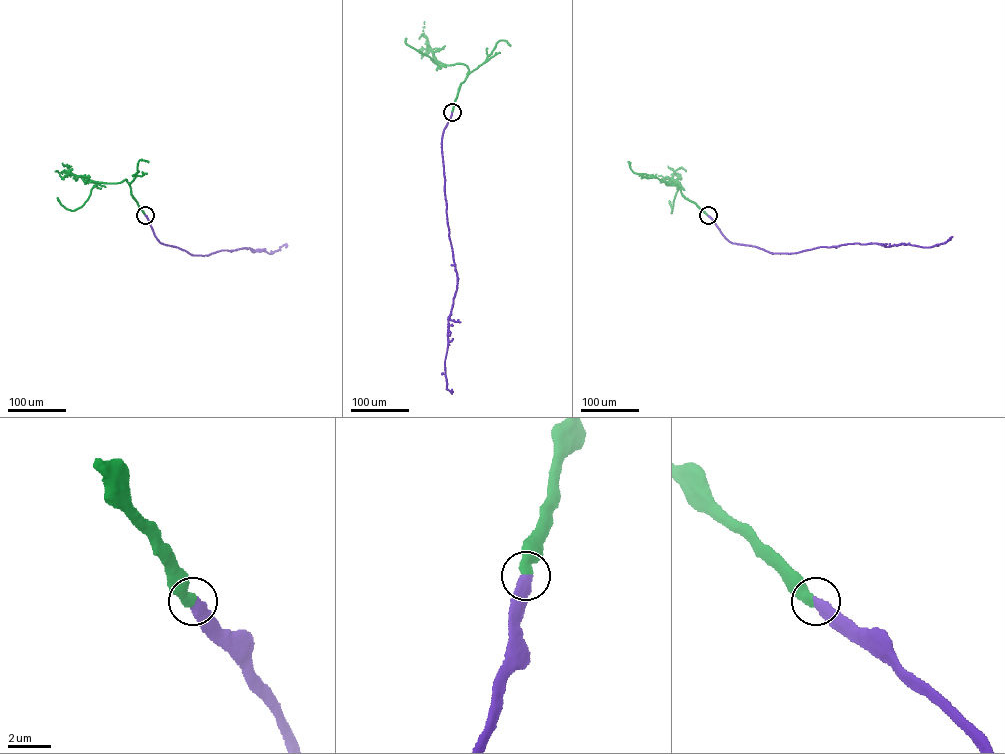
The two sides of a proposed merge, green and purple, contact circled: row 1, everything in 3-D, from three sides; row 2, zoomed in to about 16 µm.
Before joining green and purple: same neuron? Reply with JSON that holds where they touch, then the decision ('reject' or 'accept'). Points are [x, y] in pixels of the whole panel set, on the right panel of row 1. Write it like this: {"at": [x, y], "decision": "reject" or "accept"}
{"at": [708, 215], "decision": "accept"}

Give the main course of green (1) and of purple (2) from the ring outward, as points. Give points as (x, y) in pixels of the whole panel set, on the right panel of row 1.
1: (708, 215), (686, 198), (679, 187), (670, 181), (666, 184), (679, 183), (671, 213), (669, 201)
2: (708, 215), (729, 241), (773, 253), (856, 243), (930, 247), (951, 237), (948, 240)

